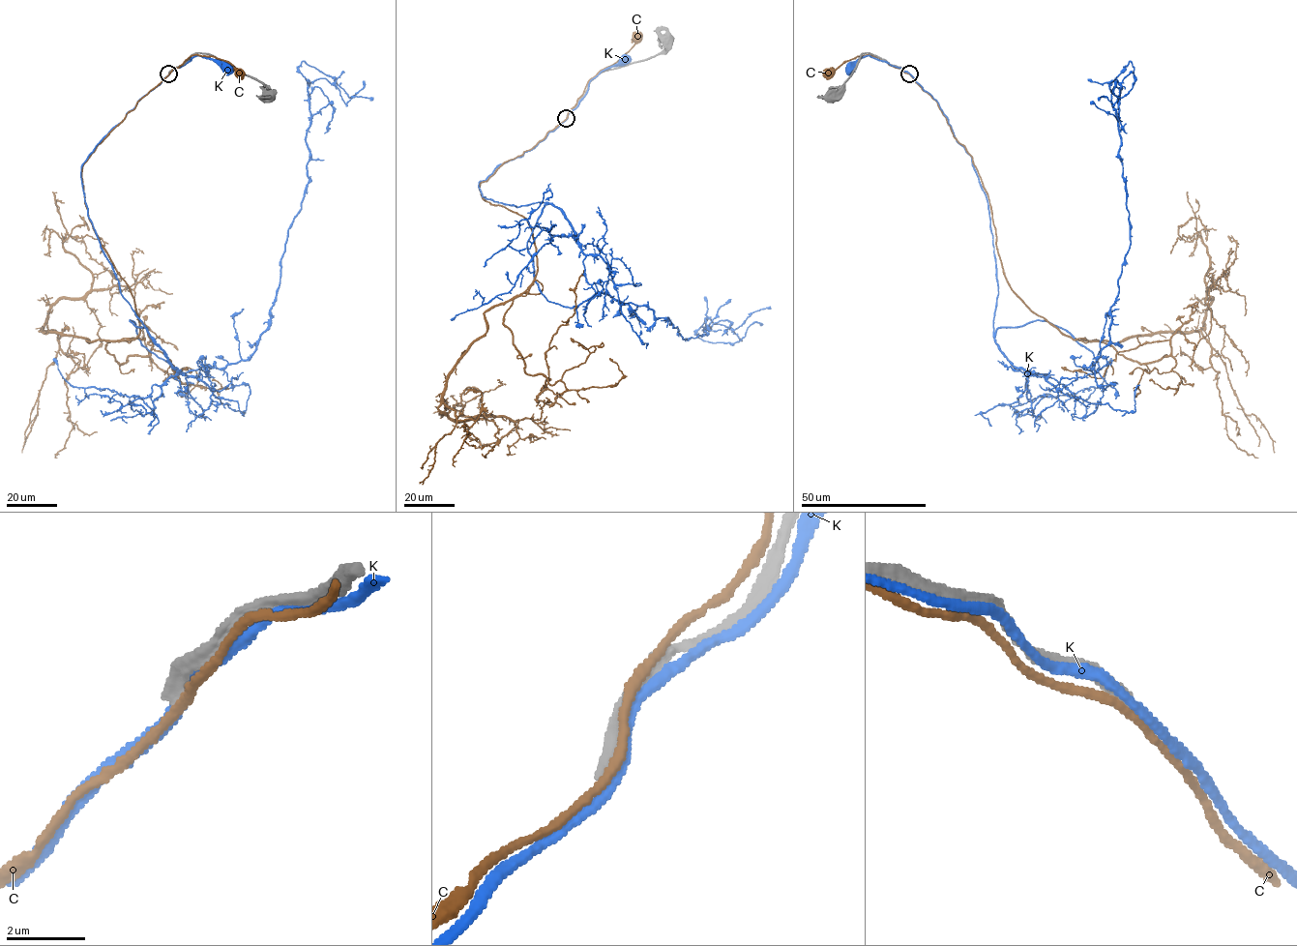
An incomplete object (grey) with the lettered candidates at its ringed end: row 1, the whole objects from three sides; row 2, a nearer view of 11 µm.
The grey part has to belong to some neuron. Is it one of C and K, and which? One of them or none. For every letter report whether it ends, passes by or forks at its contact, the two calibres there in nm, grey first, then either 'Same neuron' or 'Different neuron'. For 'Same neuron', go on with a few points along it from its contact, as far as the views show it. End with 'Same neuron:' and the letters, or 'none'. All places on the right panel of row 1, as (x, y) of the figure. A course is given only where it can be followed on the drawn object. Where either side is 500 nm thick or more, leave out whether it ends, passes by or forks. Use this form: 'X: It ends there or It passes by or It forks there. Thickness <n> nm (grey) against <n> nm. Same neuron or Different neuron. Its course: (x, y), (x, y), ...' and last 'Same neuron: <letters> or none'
C: It passes by. Thickness 340 nm (grey) against 220 nm. Different neuron
K: It passes by. Thickness 300 nm (grey) against 280 nm. Different neuron
Same neuron: none

